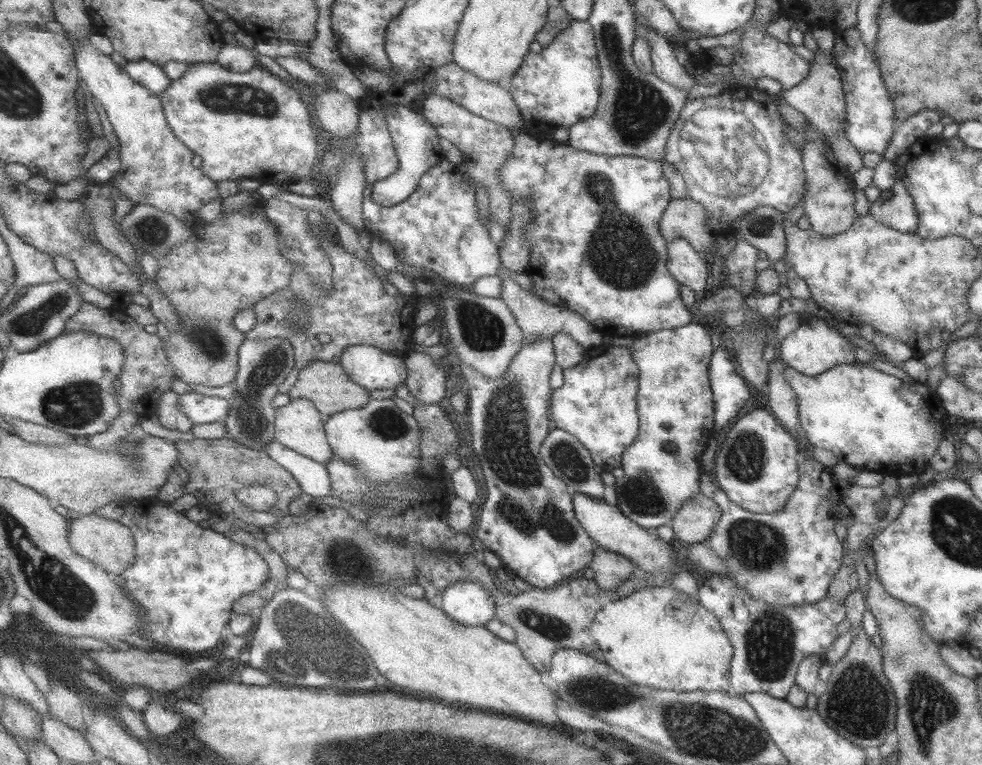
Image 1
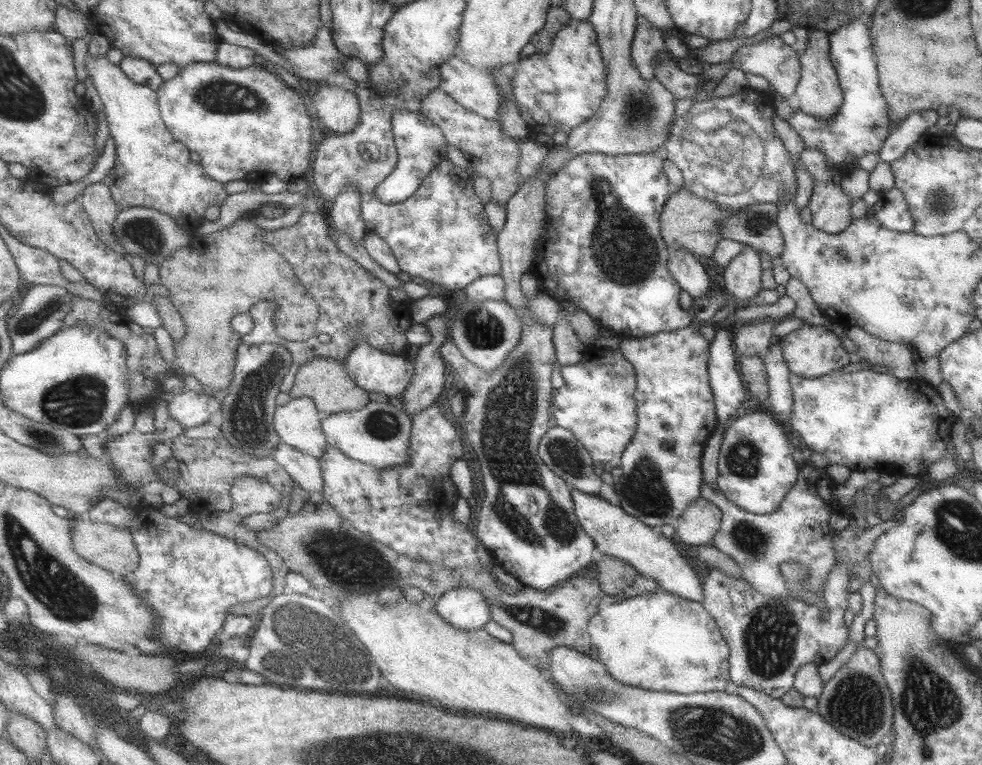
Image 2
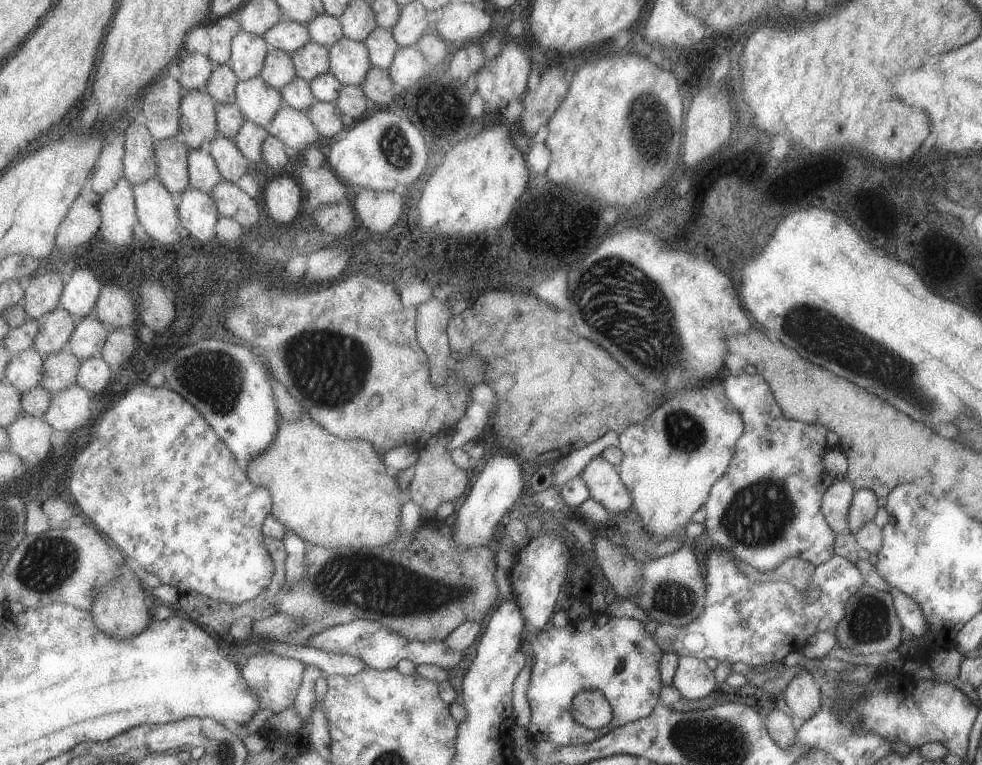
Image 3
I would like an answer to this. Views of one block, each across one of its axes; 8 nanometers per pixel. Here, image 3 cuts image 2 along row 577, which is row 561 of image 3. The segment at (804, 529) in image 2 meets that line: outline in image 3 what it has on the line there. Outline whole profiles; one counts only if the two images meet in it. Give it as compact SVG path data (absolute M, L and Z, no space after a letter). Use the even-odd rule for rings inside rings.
M723 374L721 382L725 396L741 416L745 430L735 444L735 454L729 462L727 472L711 486L711 498L703 506L705 534L709 534L715 546L729 552L735 560L757 568L761 574L775 570L787 558L801 558L803 562L811 562L813 566L829 562L833 558L835 532L829 528L821 512L825 490L837 482L827 474L823 466L823 456L831 450L825 442L825 434L829 432L829 428L805 426L803 422L783 416L781 406L777 404L769 384L761 374Z

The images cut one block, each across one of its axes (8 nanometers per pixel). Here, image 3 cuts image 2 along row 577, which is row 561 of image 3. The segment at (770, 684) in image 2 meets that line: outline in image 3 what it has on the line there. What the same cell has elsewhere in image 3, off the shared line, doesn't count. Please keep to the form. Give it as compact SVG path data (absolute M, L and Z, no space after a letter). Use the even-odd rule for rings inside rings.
M711 546L711 554L707 556L707 594L705 594L705 608L699 618L695 618L691 624L685 624L681 628L673 628L671 624L659 626L653 632L655 642L665 650L665 652L677 652L681 656L693 656L693 658L715 658L719 662L727 664L737 664L743 662L751 668L767 666L773 662L781 662L789 652L799 652L805 644L807 638L819 634L819 632L833 632L839 620L845 616L845 602L849 596L853 596L863 584L863 574L853 562L847 562L841 556L833 556L829 562L815 566L813 570L813 580L807 584L807 588L817 588L821 594L815 602L807 602L807 588L797 588L793 584L775 580L775 582L763 582L763 584L753 584L739 568L733 564L733 556L719 546Z

